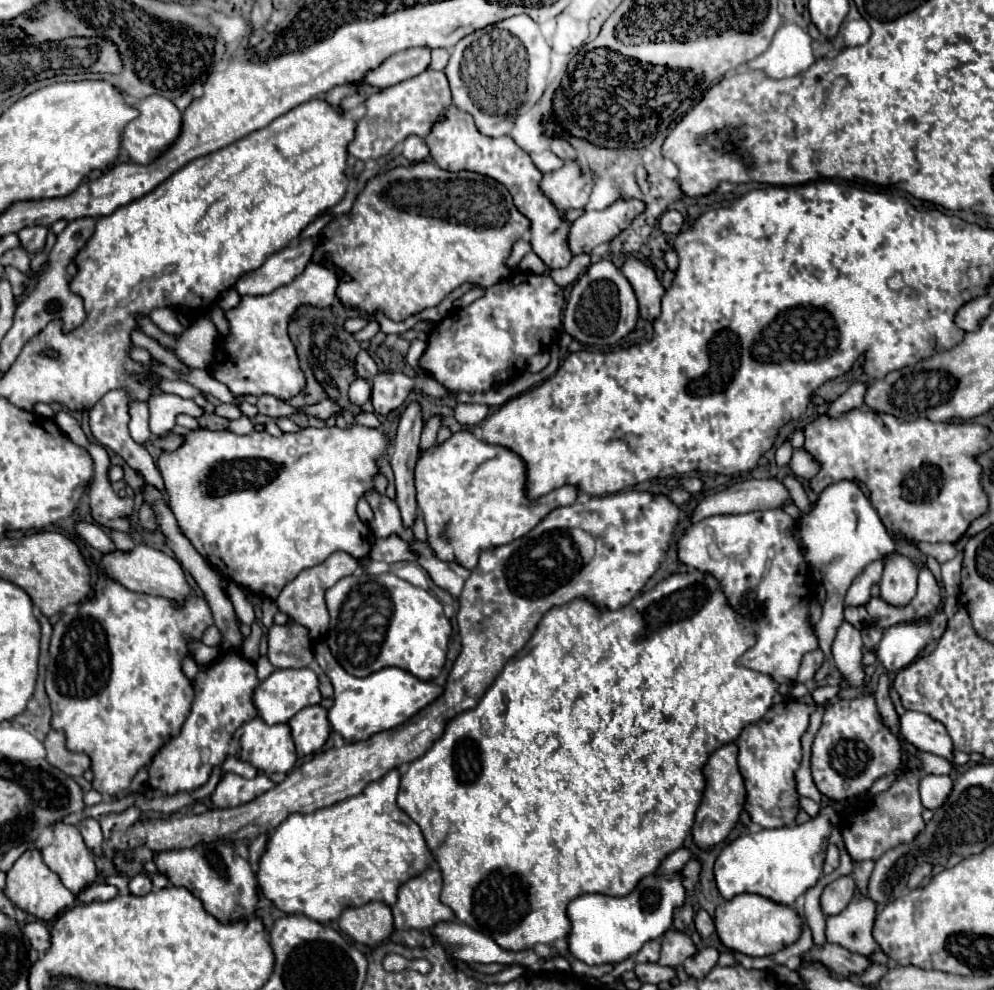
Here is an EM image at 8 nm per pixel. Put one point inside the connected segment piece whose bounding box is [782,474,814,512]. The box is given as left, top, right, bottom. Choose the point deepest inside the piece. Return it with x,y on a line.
794,486

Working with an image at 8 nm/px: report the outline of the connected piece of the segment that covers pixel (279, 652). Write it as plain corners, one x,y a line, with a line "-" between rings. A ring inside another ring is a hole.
294,622
272,626
268,630
268,660
274,668
306,668
314,660
308,628

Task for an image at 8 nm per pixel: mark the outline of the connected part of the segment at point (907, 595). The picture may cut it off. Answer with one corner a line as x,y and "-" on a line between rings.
890,552
884,556
884,574
880,580
882,598
892,606
906,606
916,596
916,564
900,554

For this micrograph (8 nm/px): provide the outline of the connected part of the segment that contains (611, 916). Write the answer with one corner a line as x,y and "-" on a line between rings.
650,874
638,886
620,898
606,894
582,894
574,898
566,916
570,920
568,948
572,956
584,964
616,964
634,956
644,942
660,938
674,922
674,908
684,904
686,890
680,876

